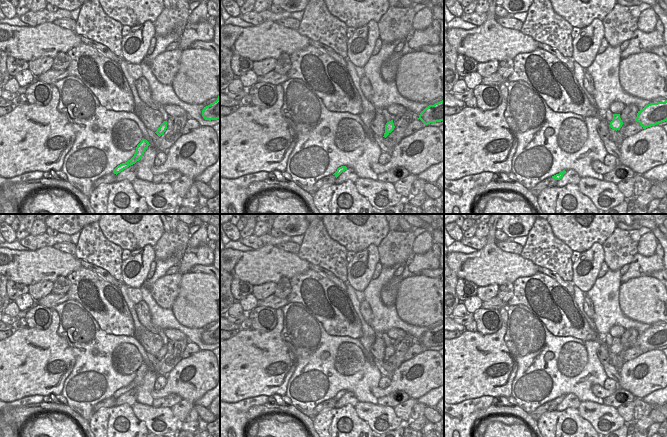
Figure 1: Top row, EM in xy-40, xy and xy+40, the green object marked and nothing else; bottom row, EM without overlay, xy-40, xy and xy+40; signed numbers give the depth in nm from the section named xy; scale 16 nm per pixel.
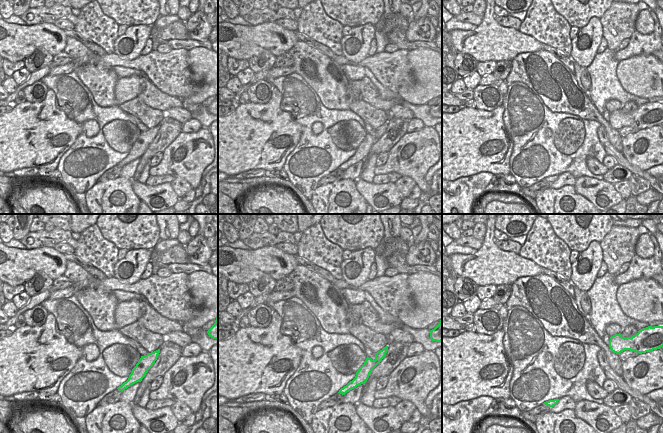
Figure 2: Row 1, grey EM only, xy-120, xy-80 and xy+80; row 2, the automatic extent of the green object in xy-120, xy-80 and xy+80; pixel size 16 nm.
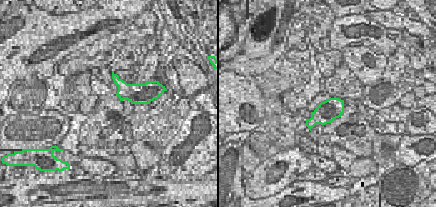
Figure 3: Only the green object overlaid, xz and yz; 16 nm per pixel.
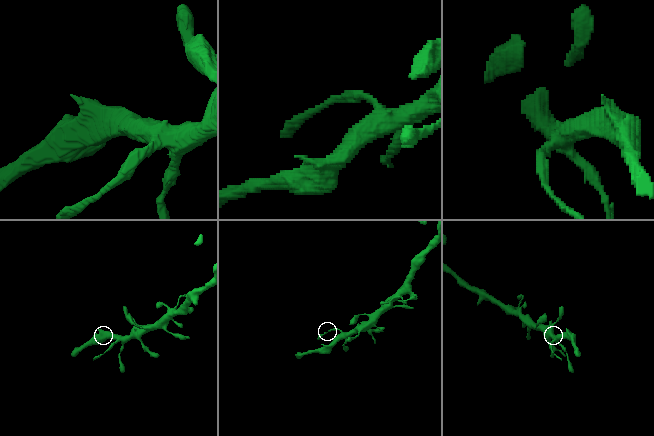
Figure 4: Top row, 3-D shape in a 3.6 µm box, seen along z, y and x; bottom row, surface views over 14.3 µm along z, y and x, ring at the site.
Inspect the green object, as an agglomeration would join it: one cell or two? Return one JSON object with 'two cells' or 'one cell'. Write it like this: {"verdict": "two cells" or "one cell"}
{"verdict": "one cell"}

